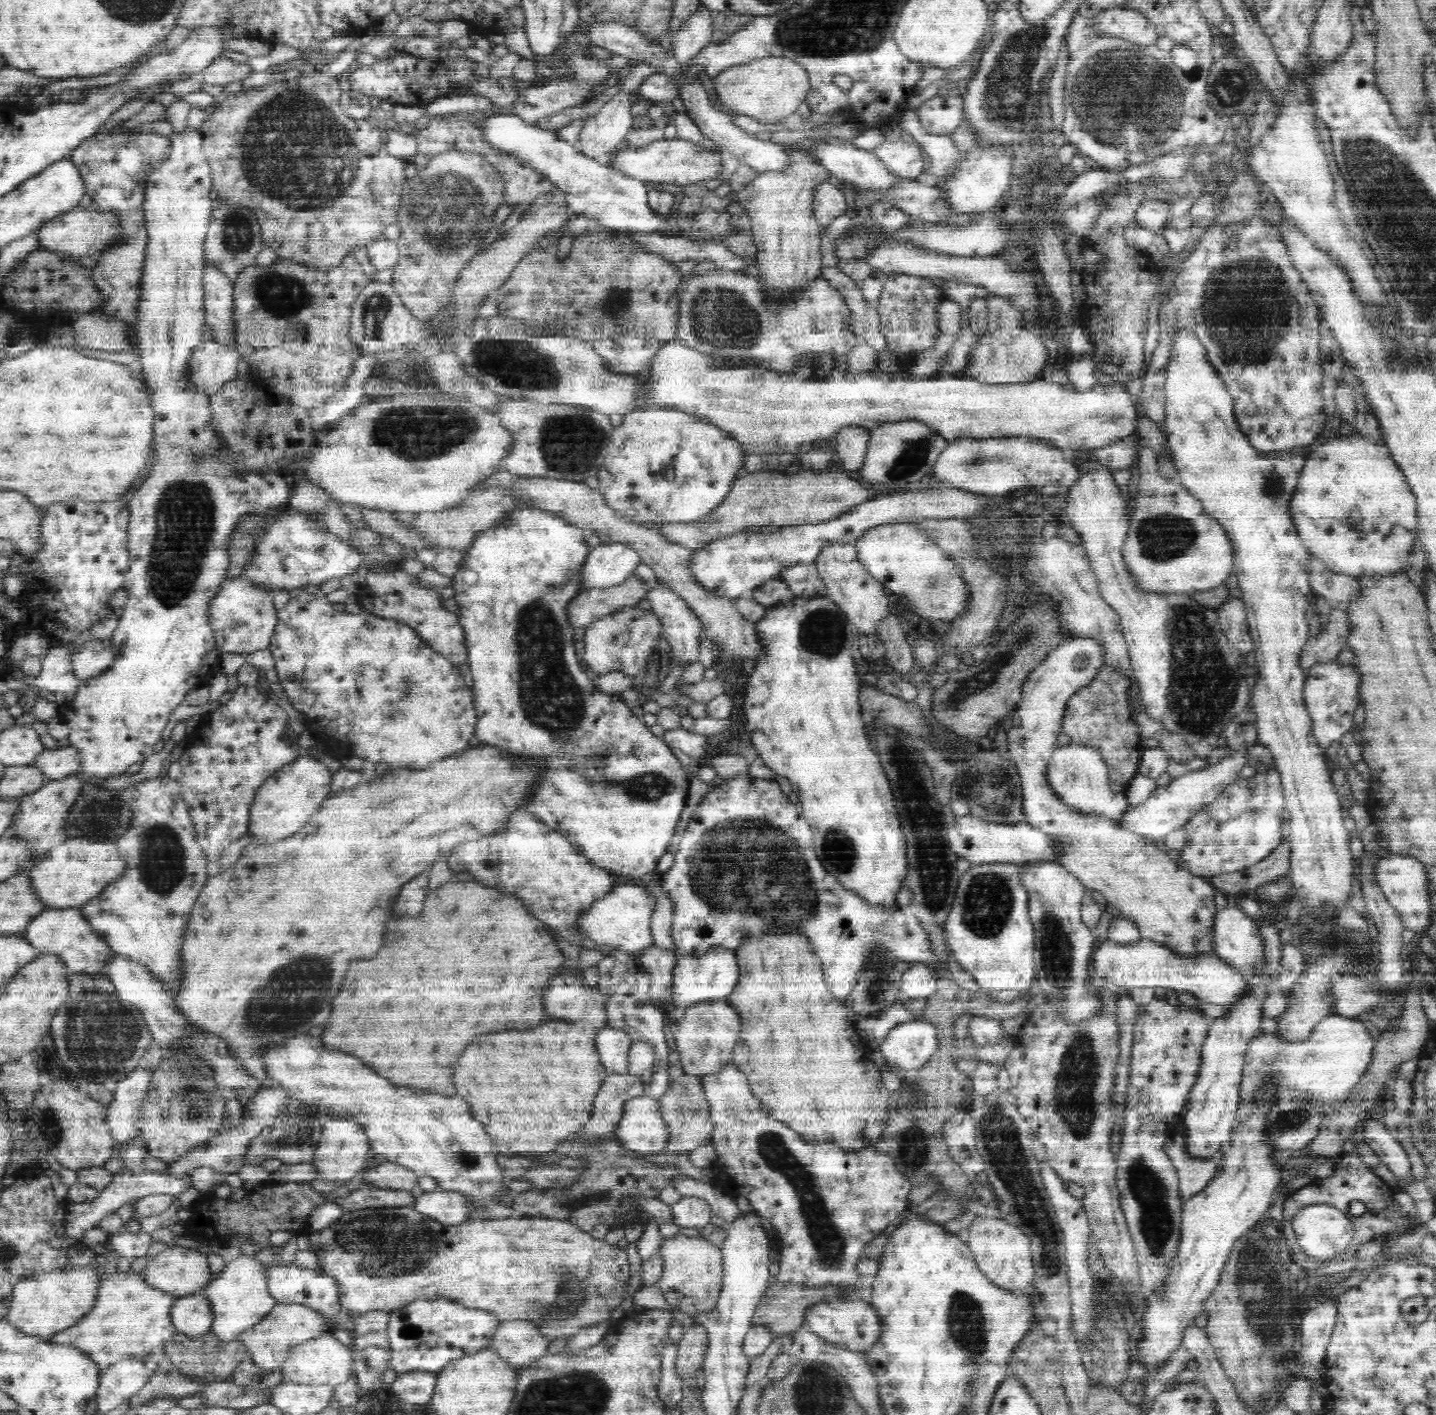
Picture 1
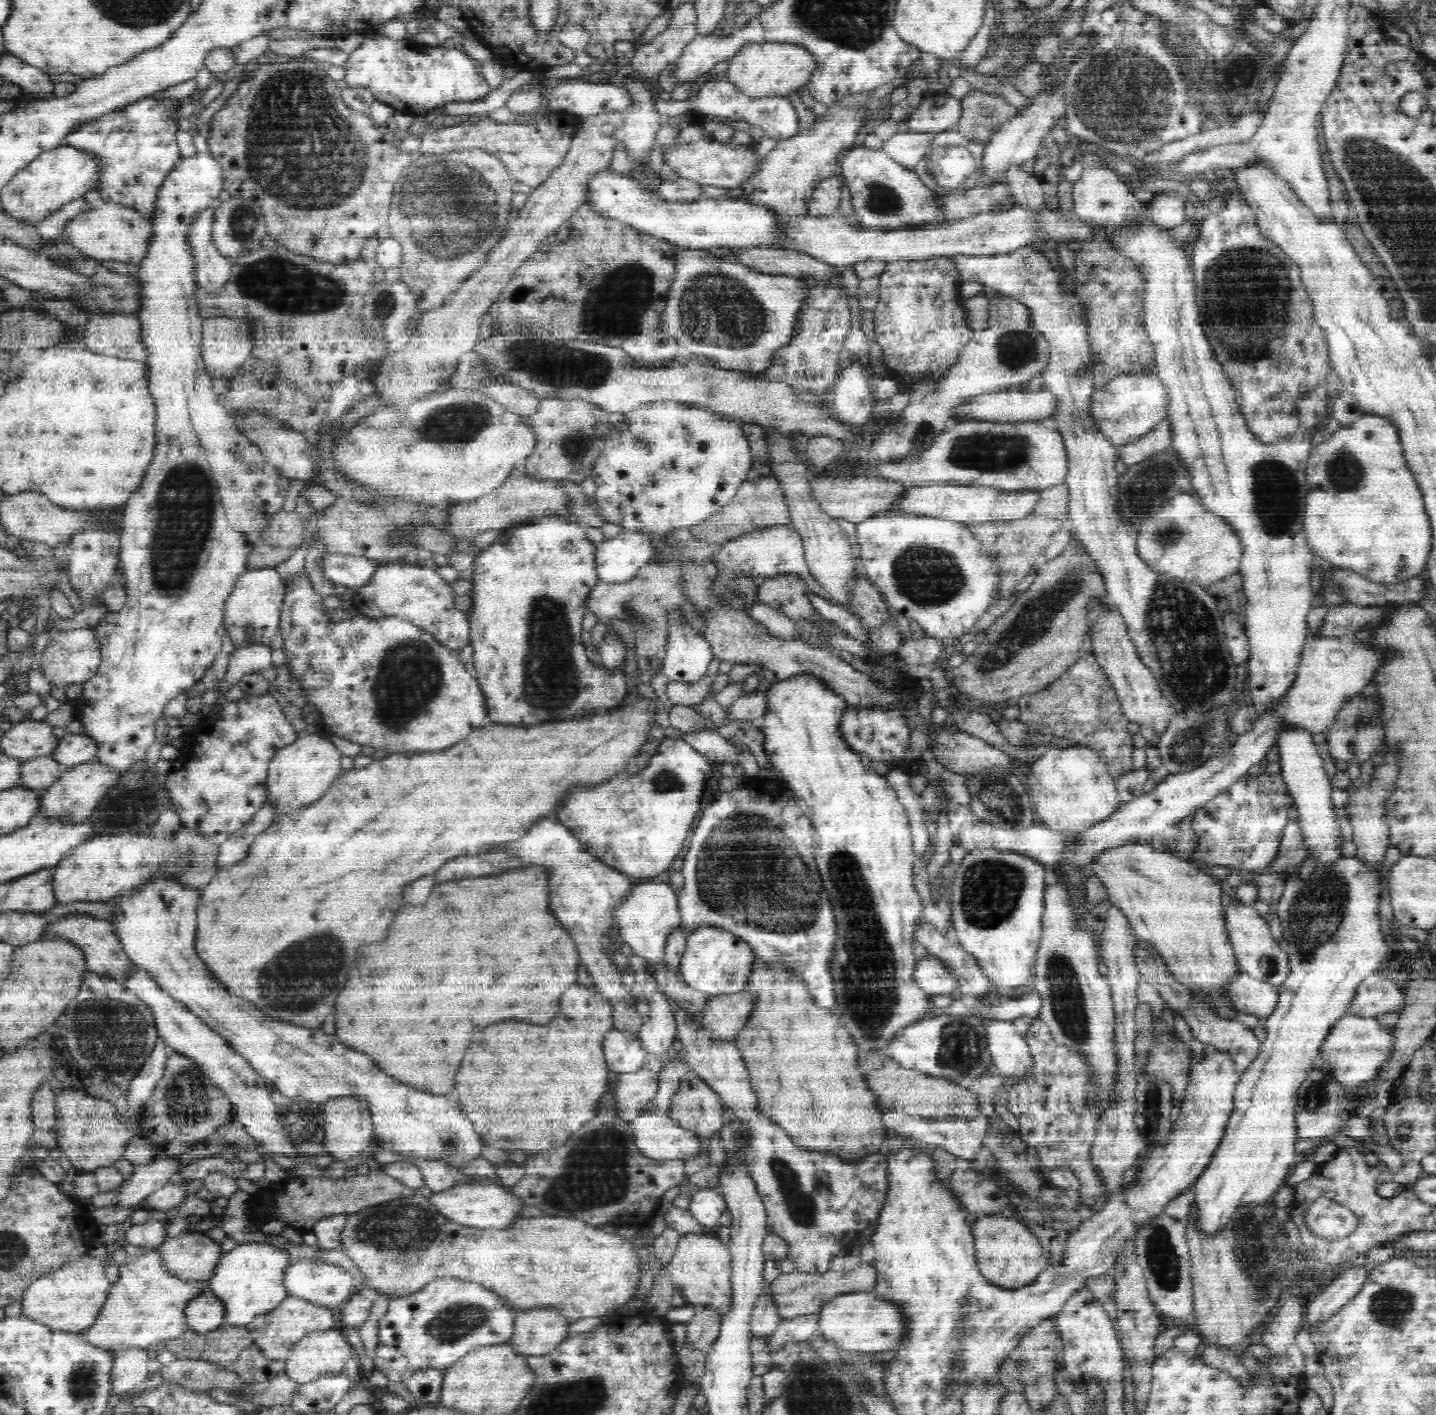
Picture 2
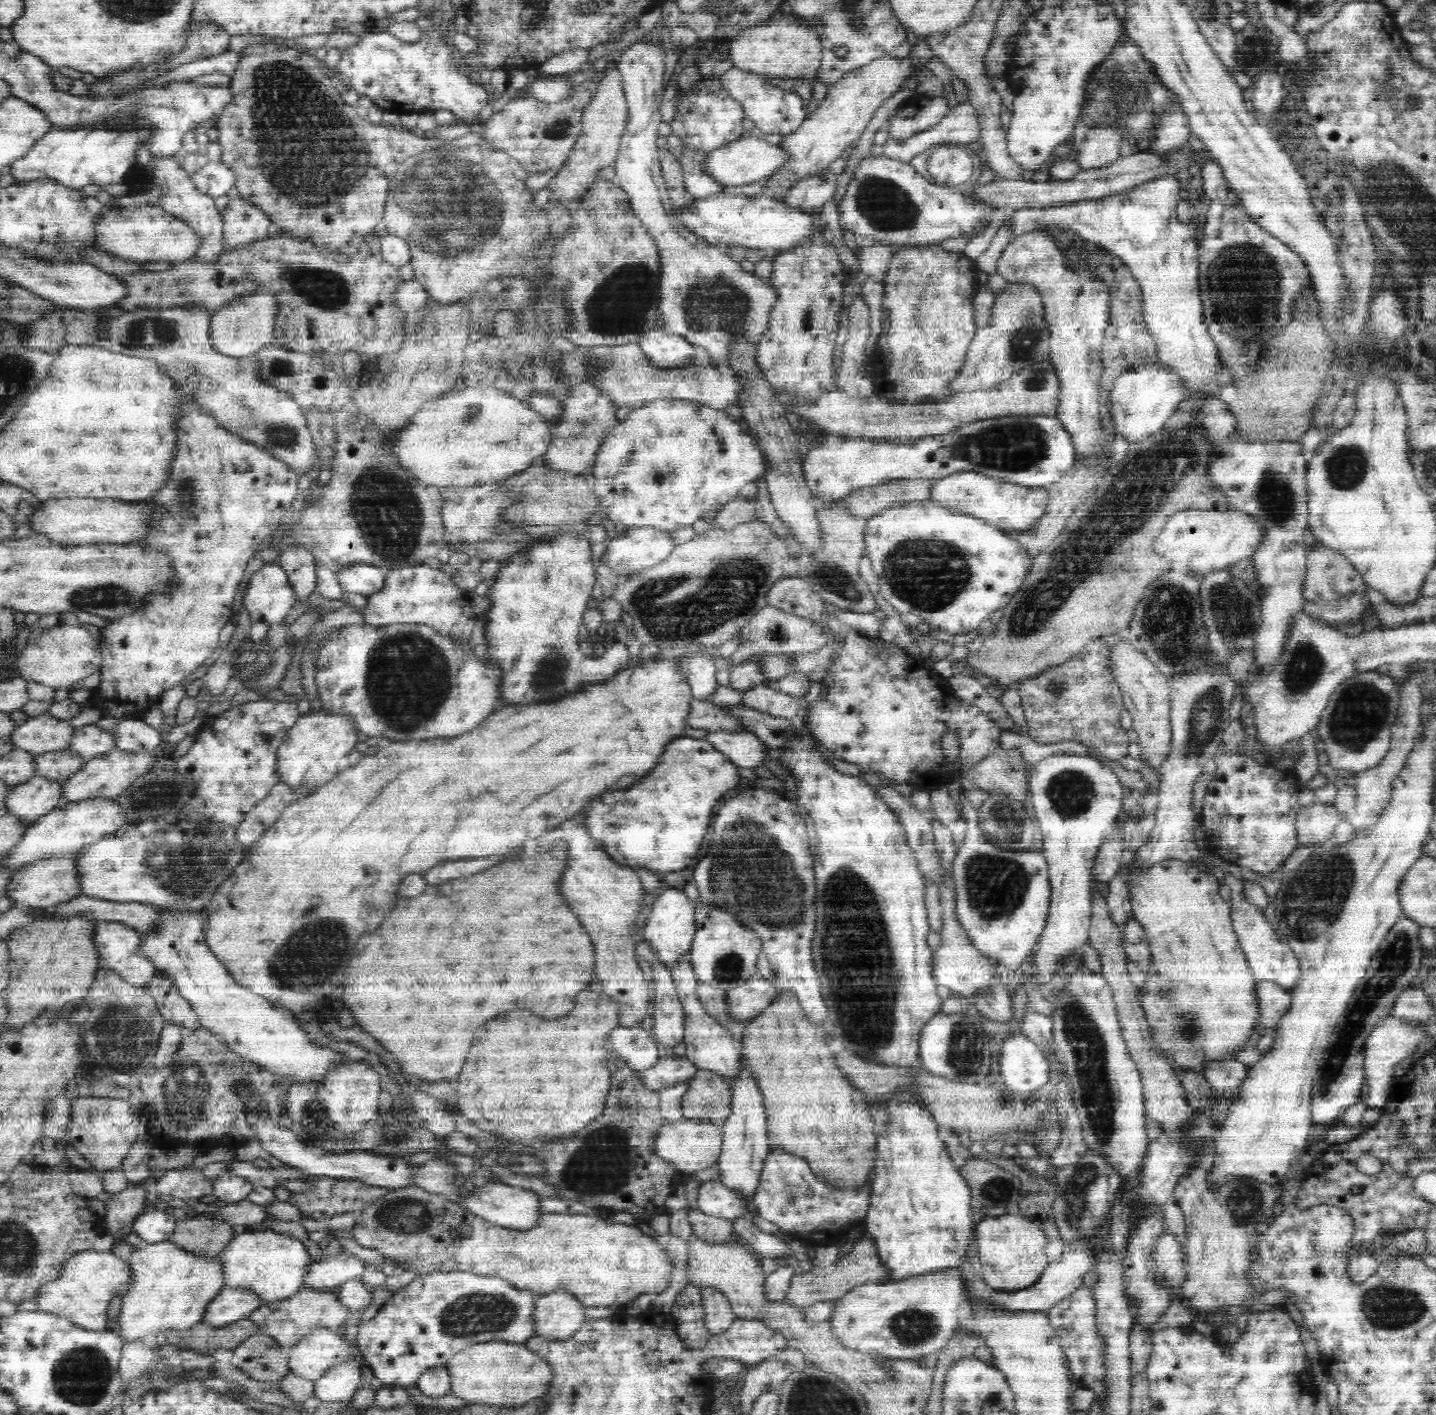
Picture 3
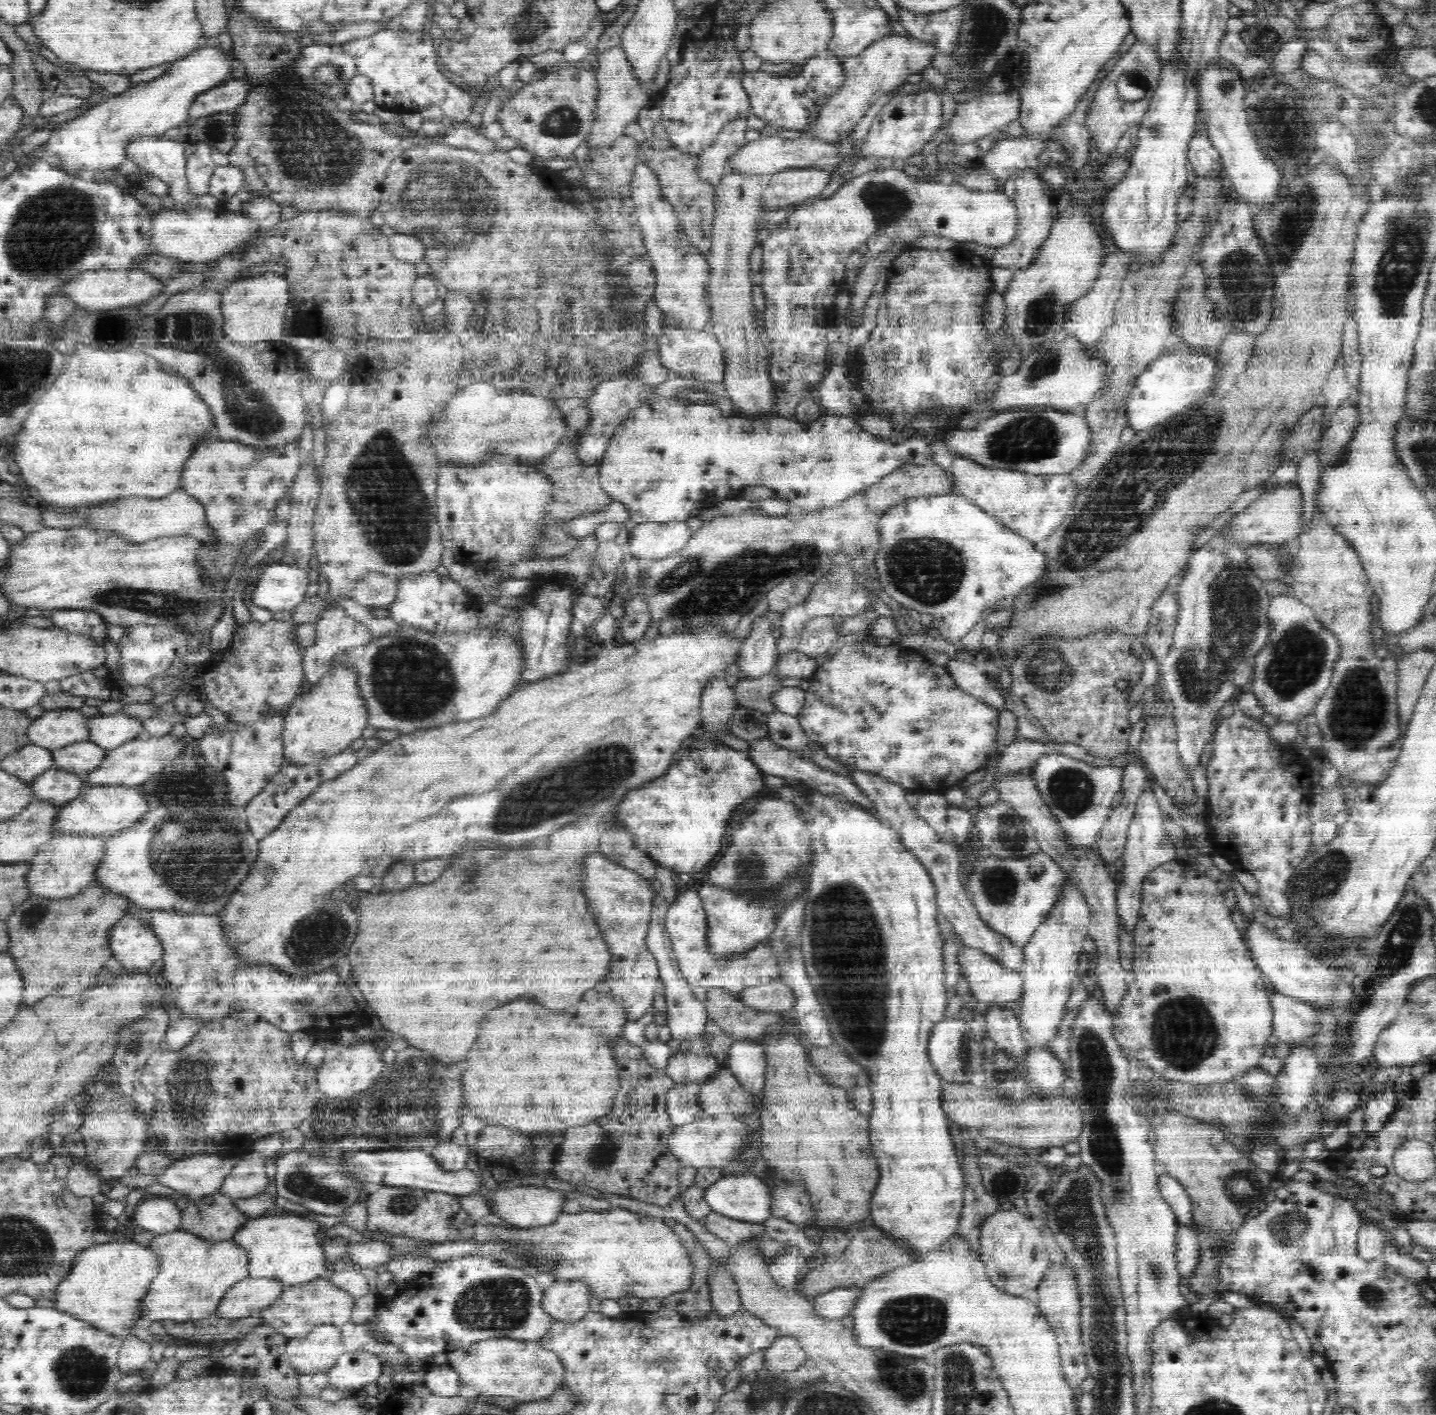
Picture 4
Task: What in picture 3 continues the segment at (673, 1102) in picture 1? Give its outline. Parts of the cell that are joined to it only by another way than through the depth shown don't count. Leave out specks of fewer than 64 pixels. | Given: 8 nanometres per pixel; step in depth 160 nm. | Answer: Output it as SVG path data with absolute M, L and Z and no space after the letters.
M699 1070L698 1076L689 1081L690 1088L683 1096L684 1115L688 1119L710 1120L724 1123L732 1114L732 1082L715 1070Z

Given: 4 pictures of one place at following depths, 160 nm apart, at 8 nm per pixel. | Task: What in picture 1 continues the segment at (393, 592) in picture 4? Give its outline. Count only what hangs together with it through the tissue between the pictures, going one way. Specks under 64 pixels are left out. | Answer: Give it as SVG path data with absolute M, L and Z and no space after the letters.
M288 511L272 524L260 543L260 552L254 562L245 568L242 575L256 582L267 584L274 592L288 589L293 593L308 584L320 585L330 578L346 578L358 572L362 554L354 552L346 541L332 533L322 533L314 528L312 514Z

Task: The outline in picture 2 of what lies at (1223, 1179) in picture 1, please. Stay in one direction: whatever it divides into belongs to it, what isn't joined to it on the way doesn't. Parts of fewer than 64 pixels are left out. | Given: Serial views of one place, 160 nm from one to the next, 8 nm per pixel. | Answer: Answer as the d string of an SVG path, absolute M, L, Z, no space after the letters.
M1339 856L1338 858L1334 858L1334 860L1326 860L1326 862L1318 861L1317 866L1314 870L1312 870L1312 873L1308 874L1309 878L1306 878L1304 881L1299 880L1298 873L1296 870L1294 870L1292 873L1290 873L1289 877L1287 878L1284 886L1284 890L1282 894L1280 895L1280 898L1276 900L1276 903L1273 904L1273 911L1278 914L1278 920L1280 920L1280 926L1282 926L1282 939L1286 940L1286 951L1289 953L1289 960L1290 960L1290 967L1291 972L1288 976L1288 980L1284 984L1280 986L1280 1002L1278 1002L1278 1008L1277 1010L1274 1010L1274 1014L1272 1016L1265 1019L1263 1022L1265 1024L1266 1032L1268 1033L1268 1037L1266 1038L1265 1042L1261 1043L1260 1051L1258 1052L1258 1056L1254 1058L1254 1060L1246 1067L1246 1070L1239 1072L1239 1078L1238 1082L1235 1083L1234 1088L1234 1096L1233 1096L1233 1110L1230 1114L1230 1119L1228 1120L1228 1123L1226 1123L1226 1130L1224 1130L1224 1134L1222 1136L1222 1140L1218 1143L1218 1146L1216 1147L1216 1150L1214 1151L1214 1154L1212 1155L1212 1158L1210 1160L1210 1164L1206 1166L1206 1170L1200 1175L1200 1178L1194 1182L1192 1185L1192 1190L1195 1194L1195 1202L1198 1203L1199 1206L1199 1226L1203 1228L1206 1232L1214 1232L1214 1230L1218 1230L1218 1228L1222 1228L1222 1224L1225 1224L1226 1220L1228 1220L1228 1216L1232 1214L1232 1210L1234 1210L1234 1206L1236 1204L1250 1204L1250 1202L1264 1202L1264 1200L1270 1199L1272 1195L1280 1188L1282 1185L1285 1184L1286 1177L1294 1173L1294 1160L1296 1160L1296 1142L1300 1140L1298 1136L1298 1108L1300 1108L1301 1102L1299 1099L1300 1089L1301 1086L1304 1084L1304 1081L1307 1079L1308 1073L1316 1066L1317 1062L1320 1061L1324 1056L1324 1045L1326 1044L1326 1040L1330 1038L1330 1034L1332 1034L1332 1030L1338 1026L1338 1023L1341 1021L1341 1018L1346 1017L1349 1014L1349 1008L1352 1005L1352 1002L1354 1002L1354 998L1356 998L1356 993L1358 992L1358 988L1360 988L1362 982L1366 980L1367 977L1370 977L1372 974L1377 973L1378 970L1381 968L1382 958L1384 958L1384 954L1388 951L1388 942L1386 942L1386 926L1387 921L1382 920L1382 916L1378 915L1378 910L1380 910L1380 900L1382 900L1382 890L1384 890L1384 886L1386 886L1386 883L1384 884L1384 878L1388 879L1389 872L1382 871L1382 861L1383 858L1380 858L1379 860L1374 860L1374 862L1369 862L1369 860L1364 860L1363 858L1360 858L1359 856L1355 857L1342 857Z

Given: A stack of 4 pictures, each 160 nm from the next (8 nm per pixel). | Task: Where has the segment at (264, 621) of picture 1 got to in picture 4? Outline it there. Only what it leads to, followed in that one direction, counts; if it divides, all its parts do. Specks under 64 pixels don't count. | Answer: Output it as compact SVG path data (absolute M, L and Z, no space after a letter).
M273 563L263 569L253 590L253 602L272 612L294 608L304 602L310 586L310 567Z

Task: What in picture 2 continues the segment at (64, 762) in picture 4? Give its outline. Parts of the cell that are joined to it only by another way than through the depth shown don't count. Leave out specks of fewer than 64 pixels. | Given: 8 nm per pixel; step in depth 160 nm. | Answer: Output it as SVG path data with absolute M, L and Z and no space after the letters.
M53 753L25 759L21 766L22 780L20 780L17 786L47 789L56 781L62 779L70 768L72 766L58 762L53 757Z

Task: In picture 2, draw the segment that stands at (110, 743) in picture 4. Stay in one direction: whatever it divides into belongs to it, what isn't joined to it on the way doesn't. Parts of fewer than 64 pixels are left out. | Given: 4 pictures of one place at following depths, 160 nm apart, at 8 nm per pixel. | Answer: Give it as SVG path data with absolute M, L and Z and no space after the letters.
M66 733L60 740L53 757L62 764L74 766L97 758L100 745L89 734Z

